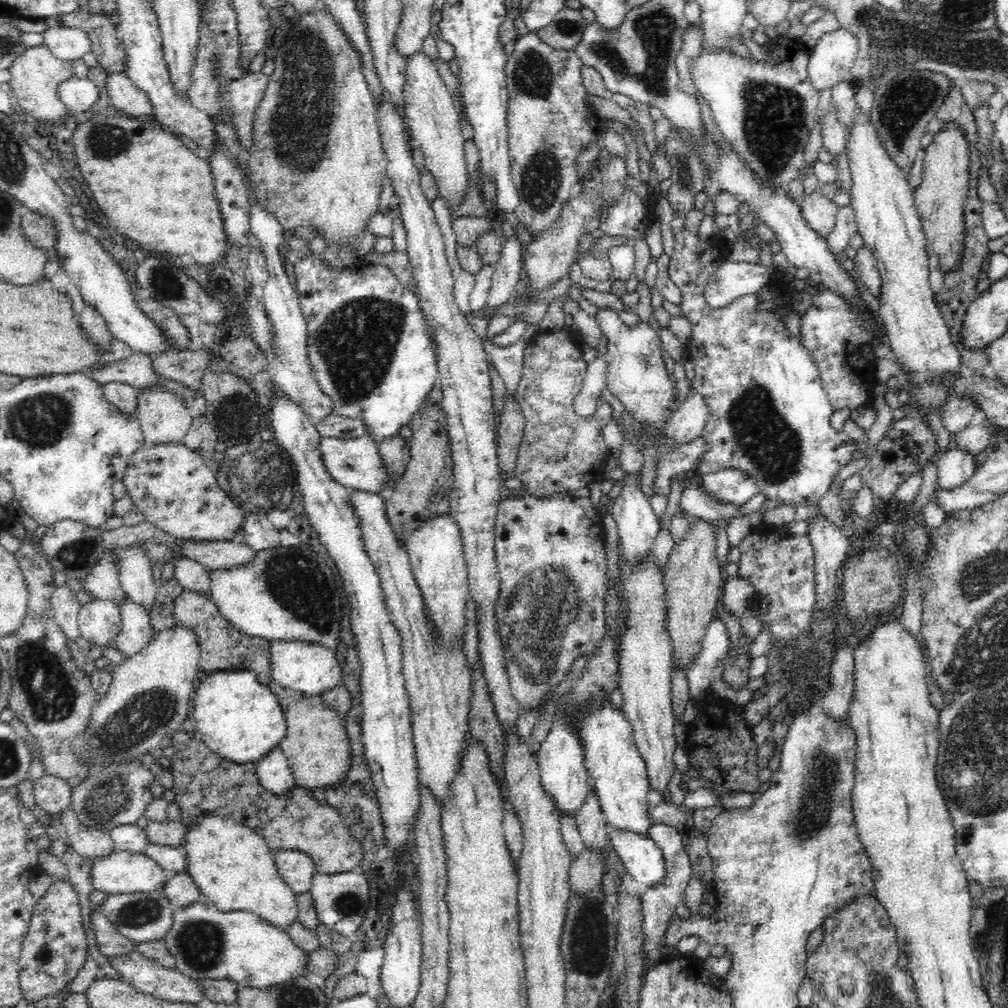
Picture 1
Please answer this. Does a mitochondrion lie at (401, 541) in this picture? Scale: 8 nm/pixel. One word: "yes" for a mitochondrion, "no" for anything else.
no

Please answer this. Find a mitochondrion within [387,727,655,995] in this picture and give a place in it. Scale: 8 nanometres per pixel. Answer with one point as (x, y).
(590, 940)

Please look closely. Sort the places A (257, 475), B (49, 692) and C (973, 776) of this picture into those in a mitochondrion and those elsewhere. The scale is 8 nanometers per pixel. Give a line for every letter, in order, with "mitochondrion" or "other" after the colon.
A: mitochondrion
B: mitochondrion
C: mitochondrion

